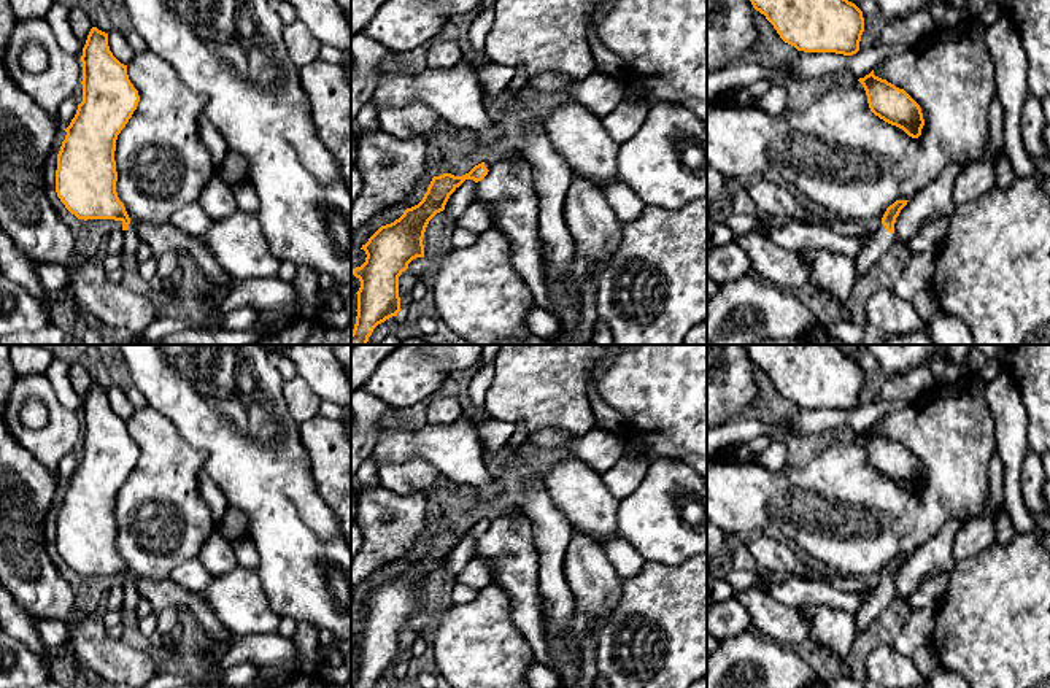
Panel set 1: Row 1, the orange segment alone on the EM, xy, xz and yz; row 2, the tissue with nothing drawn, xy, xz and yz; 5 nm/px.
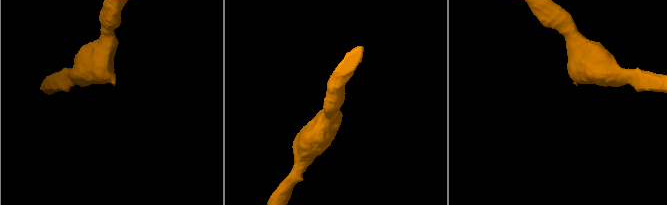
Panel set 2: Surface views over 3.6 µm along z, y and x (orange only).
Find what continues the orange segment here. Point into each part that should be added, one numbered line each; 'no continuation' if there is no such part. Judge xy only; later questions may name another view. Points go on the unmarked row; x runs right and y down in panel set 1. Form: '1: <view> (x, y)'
1: xy (131, 593)

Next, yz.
1: yz (866, 617)

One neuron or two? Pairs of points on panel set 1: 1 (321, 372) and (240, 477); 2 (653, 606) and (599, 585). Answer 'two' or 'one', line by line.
1: two
2: two

